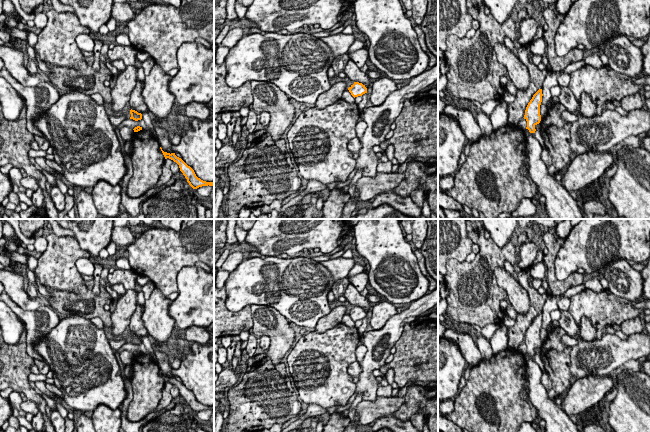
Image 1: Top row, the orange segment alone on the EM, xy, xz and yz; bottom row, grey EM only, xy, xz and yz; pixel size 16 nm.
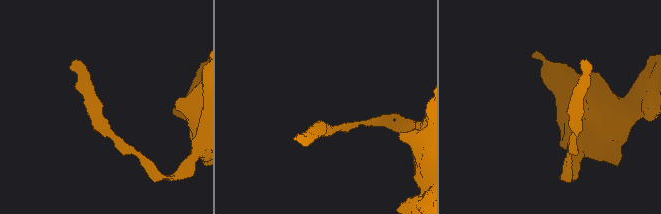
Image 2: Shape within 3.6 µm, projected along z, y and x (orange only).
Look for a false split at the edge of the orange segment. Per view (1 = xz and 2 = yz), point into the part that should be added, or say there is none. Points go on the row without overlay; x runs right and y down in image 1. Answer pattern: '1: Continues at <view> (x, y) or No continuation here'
1: No continuation here
2: No continuation here

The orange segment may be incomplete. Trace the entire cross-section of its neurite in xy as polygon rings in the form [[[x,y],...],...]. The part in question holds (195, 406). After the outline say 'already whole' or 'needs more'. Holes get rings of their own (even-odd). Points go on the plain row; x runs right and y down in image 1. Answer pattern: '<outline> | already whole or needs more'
[[[160,371],[165,383],[169,382],[176,386],[179,389],[180,395],[183,397],[185,402],[187,403],[187,406],[193,413],[197,413],[202,410],[213,410],[214,411],[214,405],[213,406],[206,406],[198,402],[194,396],[194,394],[188,390],[181,382],[177,381],[175,377],[167,377],[162,374]]] | already whole

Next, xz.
[[[354,306],[354,308],[351,309],[348,314],[354,322],[367,317],[367,312],[365,309],[359,306]]] | already whole

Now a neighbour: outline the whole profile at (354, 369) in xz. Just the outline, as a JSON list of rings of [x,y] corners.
[[[355,361],[353,363],[351,363],[348,366],[347,372],[349,373],[349,375],[351,375],[353,378],[355,377],[359,377],[360,373],[361,373],[362,369],[361,366],[359,364],[358,361]]]

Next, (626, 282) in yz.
[[[617,259],[607,269],[604,276],[608,281],[608,289],[616,296],[629,301],[635,301],[642,297],[643,278],[625,259]]]

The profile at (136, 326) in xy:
[[[137,303],[136,310],[133,312],[129,324],[130,334],[135,334],[138,337],[143,338],[148,334],[144,322],[142,320],[144,306],[141,306]]]

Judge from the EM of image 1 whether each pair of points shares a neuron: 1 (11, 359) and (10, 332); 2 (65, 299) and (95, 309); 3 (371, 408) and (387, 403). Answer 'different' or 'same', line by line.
1: different
2: same
3: same

